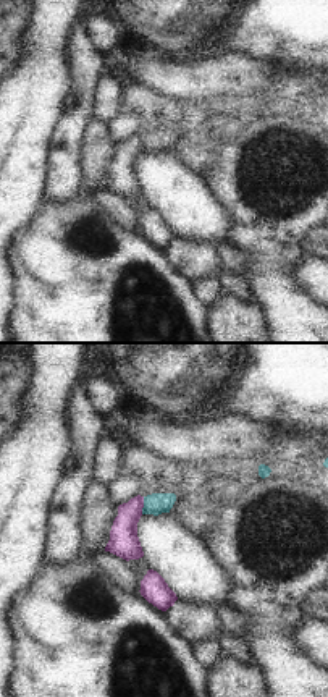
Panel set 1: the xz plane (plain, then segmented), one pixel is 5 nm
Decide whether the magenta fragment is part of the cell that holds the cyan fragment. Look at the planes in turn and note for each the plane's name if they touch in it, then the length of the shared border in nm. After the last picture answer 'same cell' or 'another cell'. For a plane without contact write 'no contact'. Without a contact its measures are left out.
meets cyan in xz; contact 90 nm long

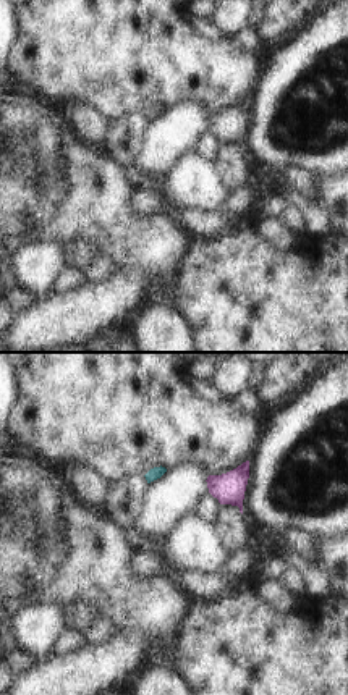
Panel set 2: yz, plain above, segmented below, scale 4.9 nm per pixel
no contact

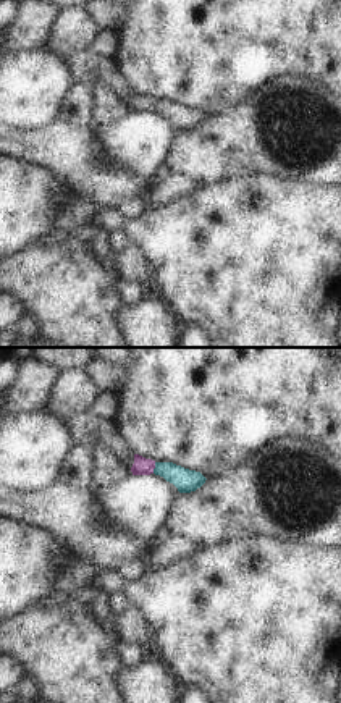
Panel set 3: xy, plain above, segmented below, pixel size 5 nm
meets cyan in xy; contact 60 nm long

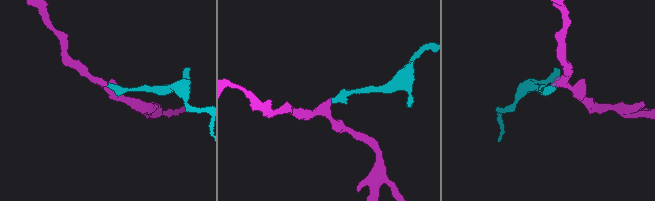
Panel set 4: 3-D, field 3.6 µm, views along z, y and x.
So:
same cell

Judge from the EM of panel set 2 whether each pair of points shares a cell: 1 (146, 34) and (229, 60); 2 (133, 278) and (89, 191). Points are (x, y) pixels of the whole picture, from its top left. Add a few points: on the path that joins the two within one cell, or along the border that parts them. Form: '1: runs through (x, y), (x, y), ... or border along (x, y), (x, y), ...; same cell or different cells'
1: runs through (167, 55), (172, 60), (207, 60); same cell
2: border along (118, 269), (148, 269), (156, 277), (152, 298); different cells

